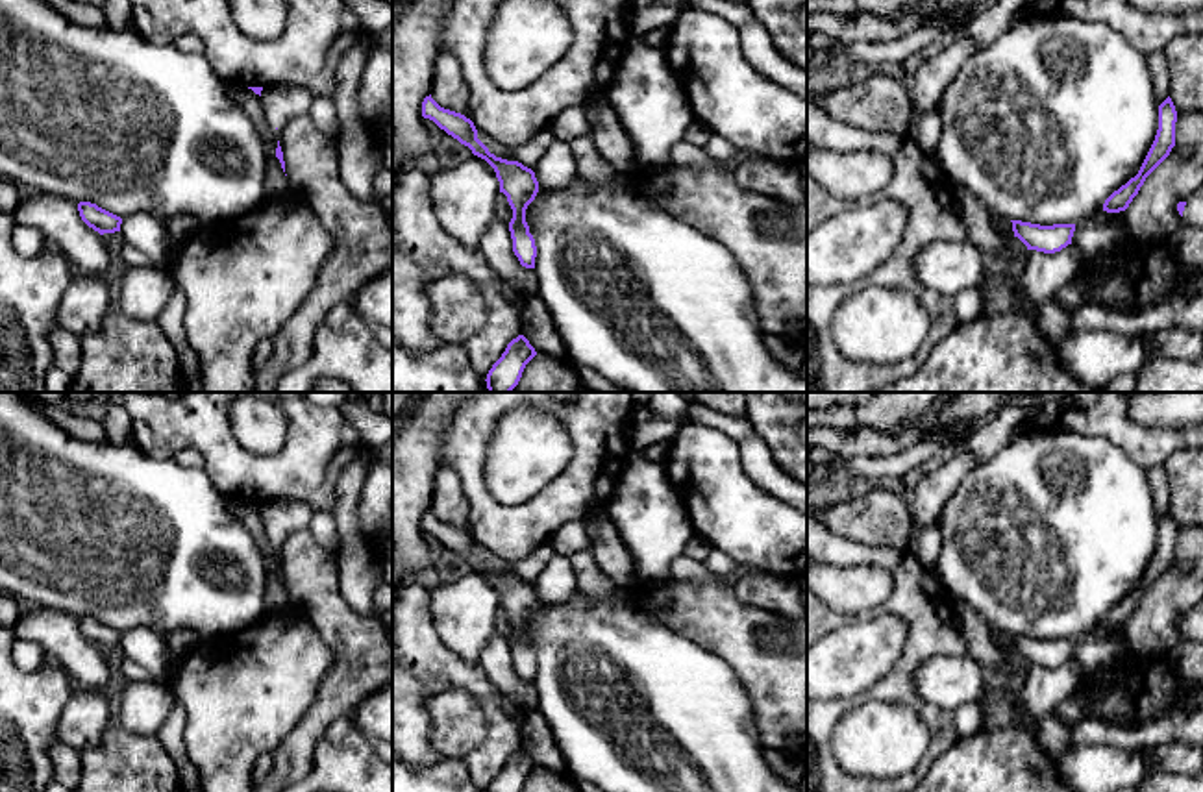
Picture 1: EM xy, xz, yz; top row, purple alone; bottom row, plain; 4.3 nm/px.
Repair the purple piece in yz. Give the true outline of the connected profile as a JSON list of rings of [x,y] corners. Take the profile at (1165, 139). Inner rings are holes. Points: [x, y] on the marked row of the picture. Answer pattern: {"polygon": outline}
{"polygon": [[[1168,96],[1159,105],[1159,130],[1138,174],[1105,200],[1103,211],[1120,213],[1129,207],[1146,178],[1170,155],[1172,148],[1175,146],[1175,122],[1177,111],[1172,98]]]}

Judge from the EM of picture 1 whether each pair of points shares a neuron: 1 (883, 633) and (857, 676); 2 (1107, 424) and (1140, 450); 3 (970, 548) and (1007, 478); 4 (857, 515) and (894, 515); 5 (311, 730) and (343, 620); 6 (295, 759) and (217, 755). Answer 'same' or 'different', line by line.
1: same
2: same
3: same
4: same
5: same
6: different

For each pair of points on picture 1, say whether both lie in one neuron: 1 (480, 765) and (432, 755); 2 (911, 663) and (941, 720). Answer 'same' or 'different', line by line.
1: same
2: same

